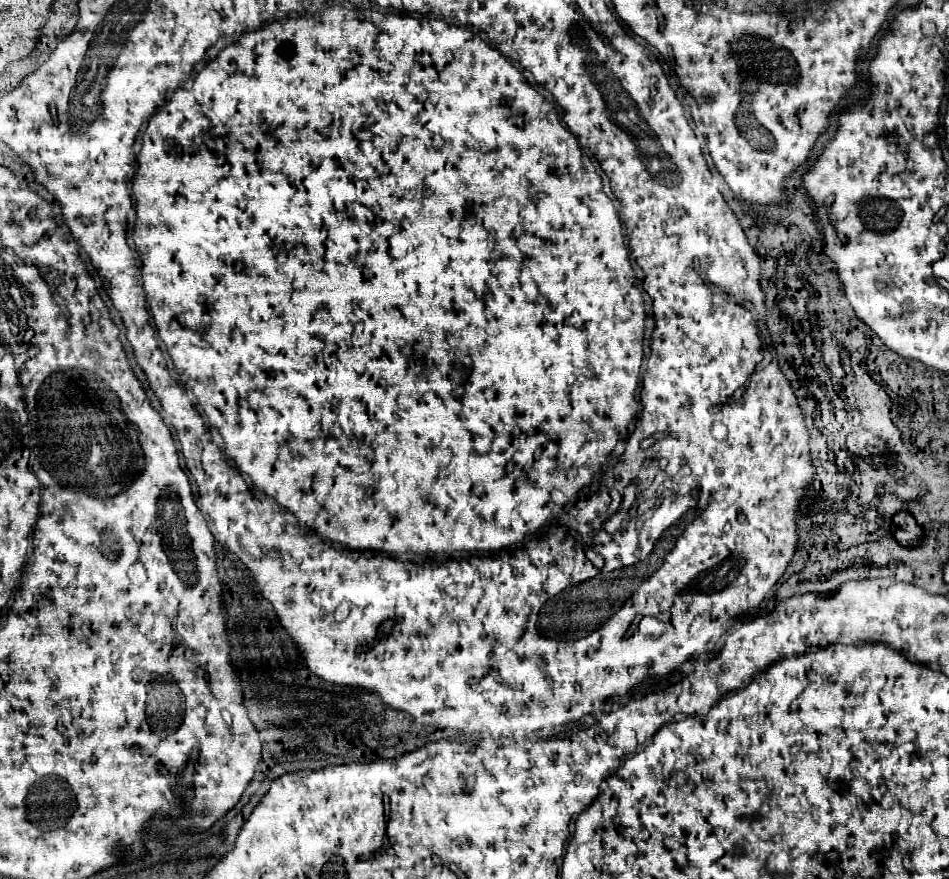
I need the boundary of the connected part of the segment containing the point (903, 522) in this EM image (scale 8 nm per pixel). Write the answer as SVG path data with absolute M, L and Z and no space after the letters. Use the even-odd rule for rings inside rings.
M897 513L893 517L891 531L893 537L899 541L899 545L903 547L917 547L923 539L923 529L917 525L911 513Z

